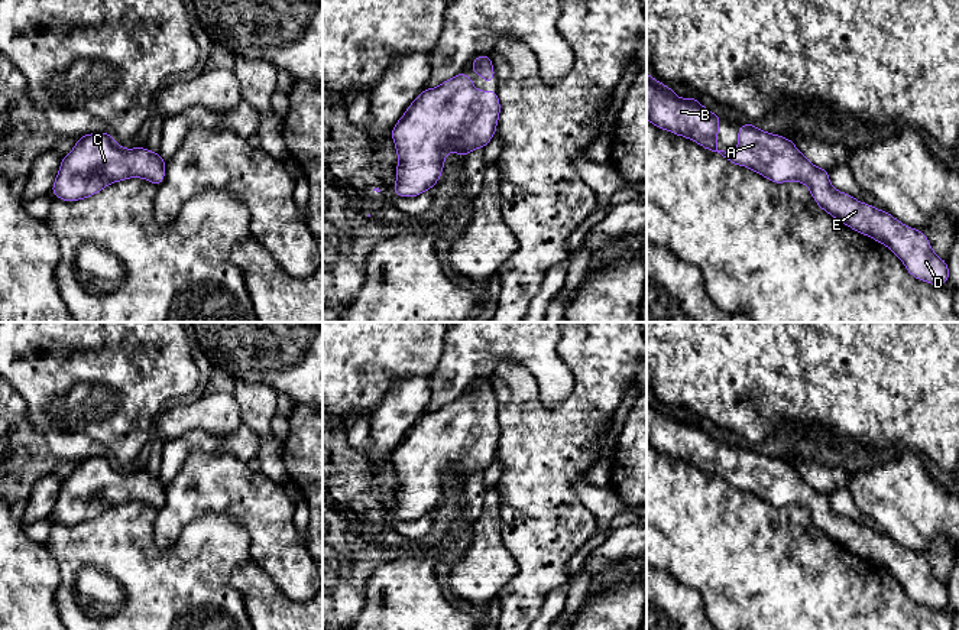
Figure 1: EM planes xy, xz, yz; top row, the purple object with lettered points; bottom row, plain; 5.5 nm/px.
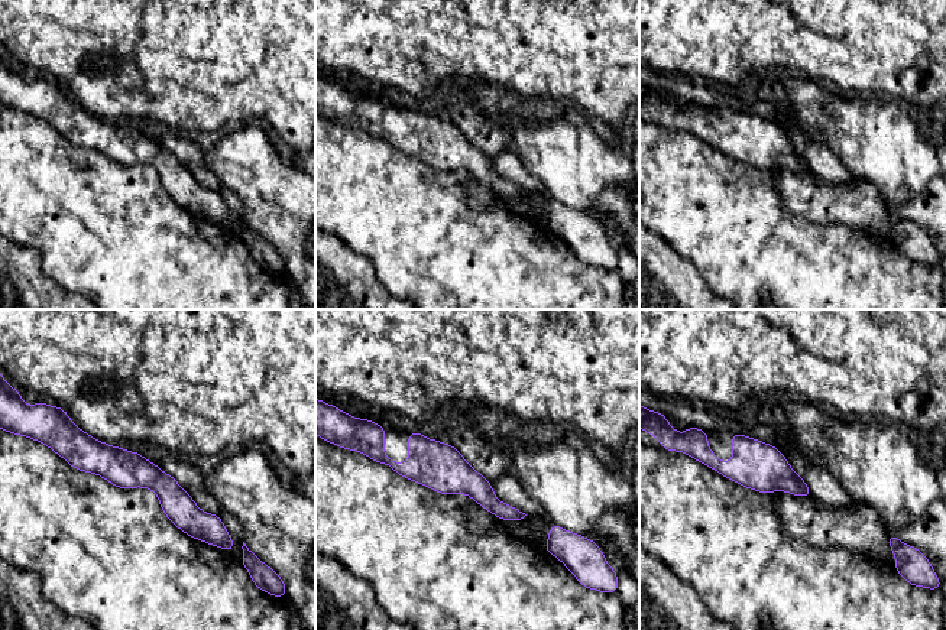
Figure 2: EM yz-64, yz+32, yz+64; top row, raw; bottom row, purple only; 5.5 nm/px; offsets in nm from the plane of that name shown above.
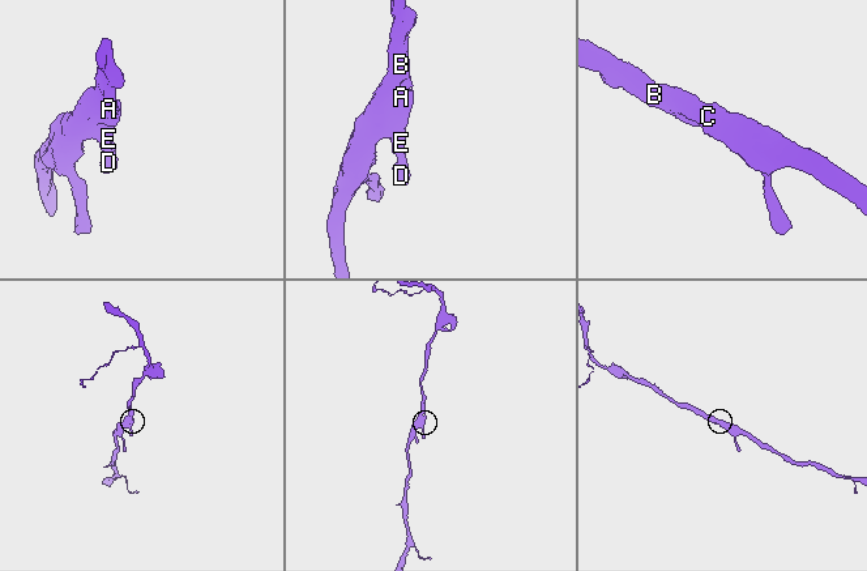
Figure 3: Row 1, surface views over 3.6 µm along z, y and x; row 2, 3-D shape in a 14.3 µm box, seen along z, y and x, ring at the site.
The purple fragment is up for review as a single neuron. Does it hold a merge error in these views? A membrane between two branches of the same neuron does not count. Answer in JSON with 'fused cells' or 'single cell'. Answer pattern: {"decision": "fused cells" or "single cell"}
{"decision": "single cell"}

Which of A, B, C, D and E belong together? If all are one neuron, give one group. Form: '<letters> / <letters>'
A B C D E

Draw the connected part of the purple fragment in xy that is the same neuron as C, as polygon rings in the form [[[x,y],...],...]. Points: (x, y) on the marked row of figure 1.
[[[88,133],[62,156],[51,192],[67,202],[88,198],[108,184],[143,178],[156,186],[165,179],[166,162],[146,147],[126,150],[111,133]]]

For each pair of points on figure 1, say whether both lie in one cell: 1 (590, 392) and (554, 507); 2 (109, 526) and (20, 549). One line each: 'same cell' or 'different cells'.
1: same cell
2: different cells

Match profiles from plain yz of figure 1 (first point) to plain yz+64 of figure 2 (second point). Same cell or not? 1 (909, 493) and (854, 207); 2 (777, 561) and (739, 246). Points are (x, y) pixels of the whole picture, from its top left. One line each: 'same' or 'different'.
1: different
2: same

